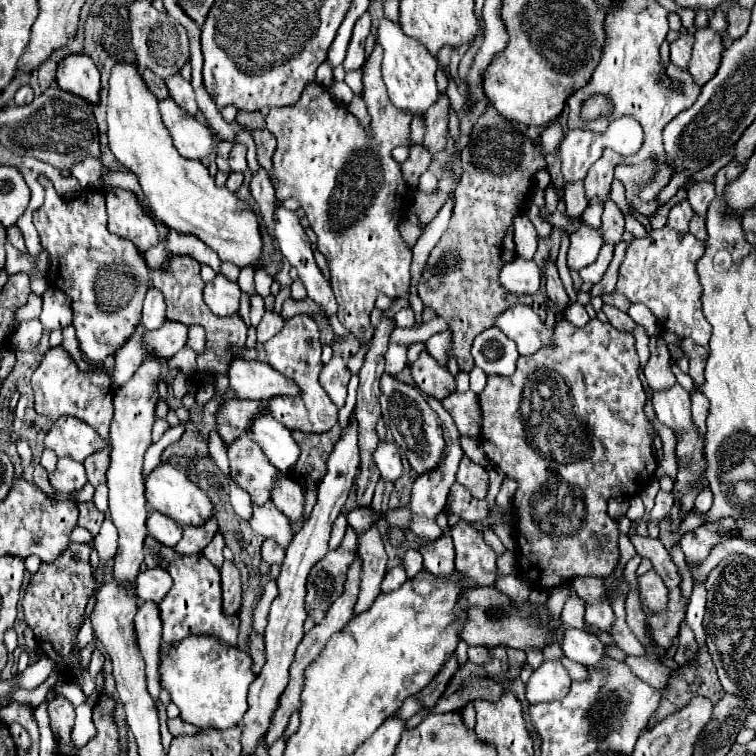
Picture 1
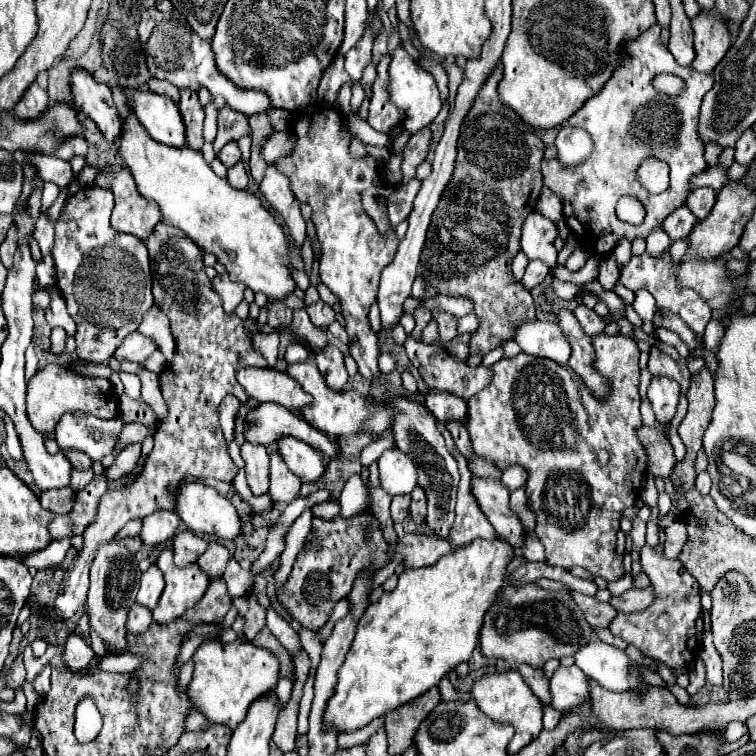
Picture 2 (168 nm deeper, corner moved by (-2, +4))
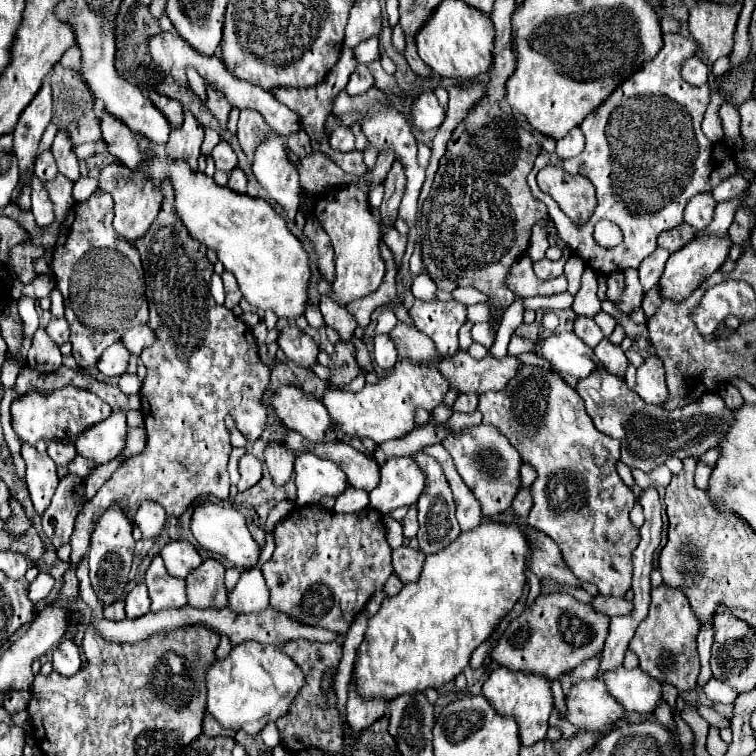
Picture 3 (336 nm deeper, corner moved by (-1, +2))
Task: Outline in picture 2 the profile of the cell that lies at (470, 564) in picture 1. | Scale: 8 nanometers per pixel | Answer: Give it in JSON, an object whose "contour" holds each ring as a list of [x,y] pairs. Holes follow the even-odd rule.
{"contour":[[[452,453],[458,461],[460,469],[460,487],[458,487],[458,503],[456,503],[456,519],[450,533],[450,543],[454,549],[470,545],[474,539],[496,539],[494,527],[488,523],[484,513],[480,511],[476,499],[470,493],[472,473],[468,471],[468,461],[462,453]]]}

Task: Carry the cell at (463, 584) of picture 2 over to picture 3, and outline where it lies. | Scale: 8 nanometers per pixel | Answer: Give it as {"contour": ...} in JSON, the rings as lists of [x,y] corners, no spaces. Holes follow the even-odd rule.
{"contour":[[[485,519],[481,521],[481,525],[477,525],[475,529],[463,531],[459,533],[459,537],[447,545],[445,549],[441,549],[435,555],[427,555],[425,563],[423,563],[423,571],[417,583],[407,583],[403,585],[403,589],[399,591],[397,597],[385,599],[381,605],[381,611],[377,615],[373,615],[369,619],[369,627],[365,631],[365,641],[361,643],[359,651],[357,651],[357,661],[355,661],[355,673],[357,673],[357,681],[359,681],[359,693],[363,693],[363,697],[383,697],[383,699],[391,699],[397,697],[399,693],[415,693],[415,691],[425,691],[427,687],[439,687],[447,681],[453,681],[467,665],[471,659],[471,653],[491,637],[491,633],[495,631],[495,627],[499,625],[499,621],[509,615],[515,607],[515,603],[521,599],[523,589],[527,585],[527,569],[529,569],[529,541],[523,535],[523,531],[519,529],[517,521],[509,521],[509,523],[501,523],[501,521],[491,521]]]}

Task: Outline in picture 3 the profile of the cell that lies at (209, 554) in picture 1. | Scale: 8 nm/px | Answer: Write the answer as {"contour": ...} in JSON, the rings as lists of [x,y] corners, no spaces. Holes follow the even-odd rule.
{"contour":[[[205,559],[195,573],[189,573],[187,583],[187,605],[191,607],[228,606],[225,588],[225,567],[215,559]]]}

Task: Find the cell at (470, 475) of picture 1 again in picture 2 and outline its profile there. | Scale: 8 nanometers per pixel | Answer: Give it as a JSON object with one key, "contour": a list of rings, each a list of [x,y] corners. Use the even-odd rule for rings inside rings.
{"contour":[[[472,475],[472,495],[476,497],[482,513],[492,523],[496,533],[512,547],[522,547],[524,531],[516,513],[508,507],[510,491],[502,485],[502,481]]]}

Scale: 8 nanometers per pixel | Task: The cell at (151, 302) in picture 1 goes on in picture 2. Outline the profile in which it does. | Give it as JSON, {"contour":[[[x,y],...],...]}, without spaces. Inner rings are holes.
{"contour":[[[152,305],[152,307],[144,313],[138,331],[140,331],[142,335],[146,335],[146,337],[156,339],[156,343],[160,343],[160,351],[164,353],[164,357],[166,357],[168,363],[174,361],[176,341],[174,341],[174,337],[172,337],[172,333],[170,333],[168,315],[166,315],[158,305]]]}

